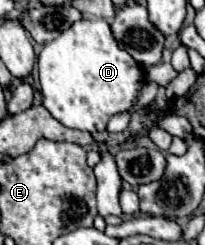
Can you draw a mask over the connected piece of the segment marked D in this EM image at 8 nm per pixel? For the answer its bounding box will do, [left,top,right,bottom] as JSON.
[38,21,144,133]

